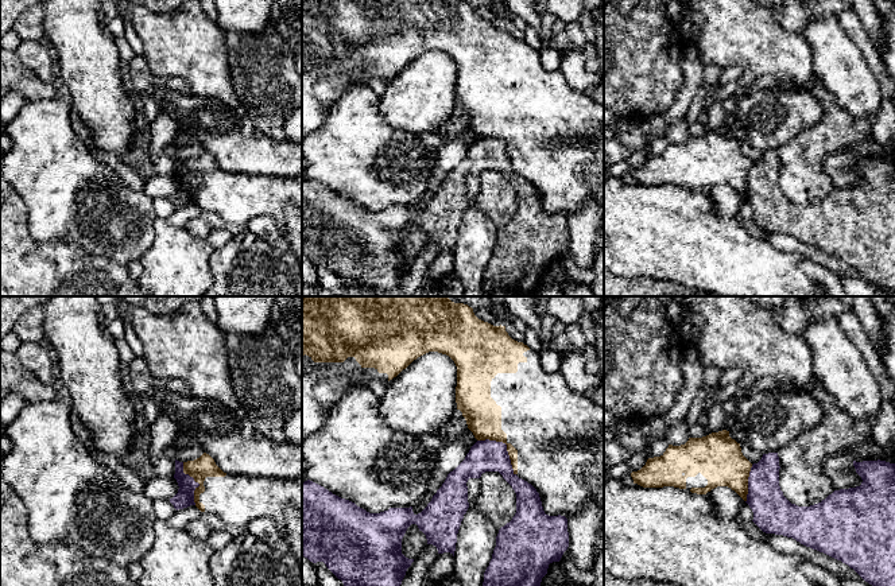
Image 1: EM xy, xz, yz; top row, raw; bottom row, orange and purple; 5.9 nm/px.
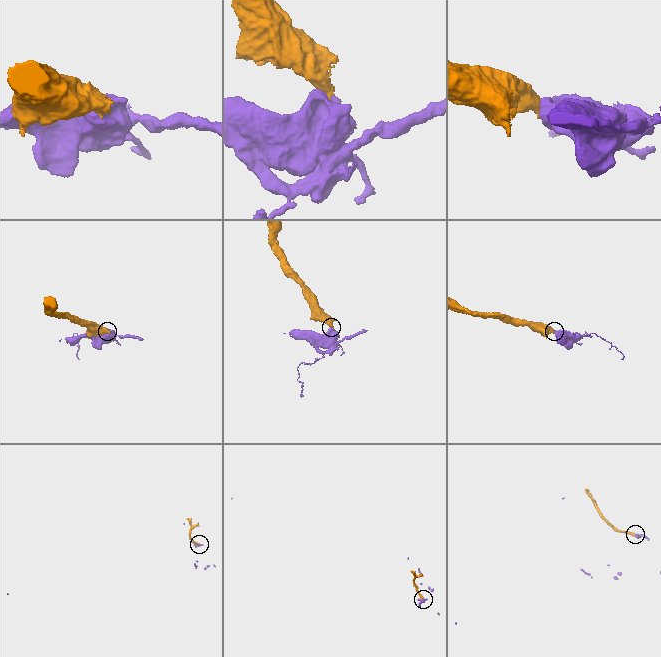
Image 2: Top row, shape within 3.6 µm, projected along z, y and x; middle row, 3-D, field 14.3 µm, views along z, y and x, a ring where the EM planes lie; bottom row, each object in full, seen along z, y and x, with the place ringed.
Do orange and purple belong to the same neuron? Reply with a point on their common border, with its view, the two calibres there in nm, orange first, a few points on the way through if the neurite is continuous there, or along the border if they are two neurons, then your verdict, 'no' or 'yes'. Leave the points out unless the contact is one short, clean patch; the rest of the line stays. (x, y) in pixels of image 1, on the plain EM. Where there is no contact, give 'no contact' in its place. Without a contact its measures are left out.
contact xz (507, 144); calibres 220 and 190 nm; border xz (477, 138), (502, 139), (506, 143), (515, 173); no

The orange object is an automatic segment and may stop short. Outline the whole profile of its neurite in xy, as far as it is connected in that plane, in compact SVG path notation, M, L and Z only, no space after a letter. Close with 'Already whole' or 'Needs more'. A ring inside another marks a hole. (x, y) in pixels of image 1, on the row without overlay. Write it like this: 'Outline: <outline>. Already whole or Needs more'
Outline: M206 151L194 159L183 160L183 171L199 182L194 189L195 205L201 210L214 213L229 225L245 228L251 220L270 216L280 228L284 228L286 206L291 203L302 210L302 172L287 176L226 172Z. Needs more

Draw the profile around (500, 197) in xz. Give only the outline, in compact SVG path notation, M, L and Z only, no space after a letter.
M485 170L479 179L476 206L496 225L504 225L516 211L515 189L499 170Z

